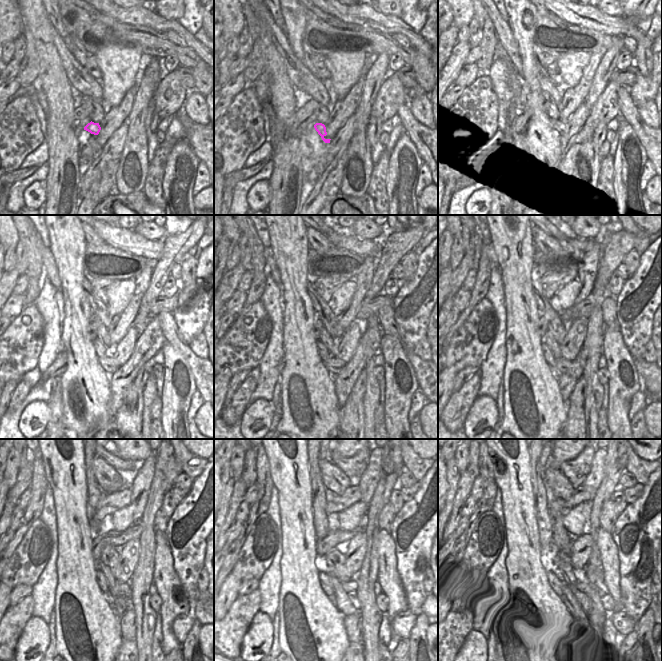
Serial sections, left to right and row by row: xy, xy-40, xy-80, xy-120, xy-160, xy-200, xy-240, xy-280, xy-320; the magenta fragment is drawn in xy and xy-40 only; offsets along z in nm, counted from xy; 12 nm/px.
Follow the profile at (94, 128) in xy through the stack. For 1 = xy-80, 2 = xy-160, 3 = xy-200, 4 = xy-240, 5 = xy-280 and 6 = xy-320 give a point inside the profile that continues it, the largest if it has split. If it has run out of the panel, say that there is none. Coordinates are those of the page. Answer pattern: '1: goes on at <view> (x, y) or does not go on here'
1: goes on at xy-80 (552, 136)
2: goes on at xy-160 (335, 365)
3: goes on at xy-200 (562, 365)
4: goes on at xy-240 (123, 590)
5: goes on at xy-280 (350, 587)
6: goes on at xy-320 (582, 588)

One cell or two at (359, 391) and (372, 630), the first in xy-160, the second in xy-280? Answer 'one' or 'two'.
two

